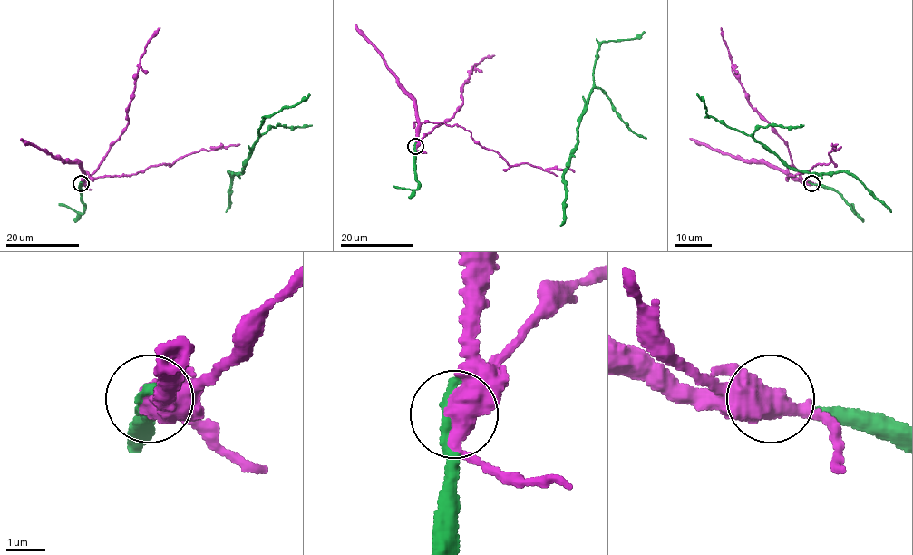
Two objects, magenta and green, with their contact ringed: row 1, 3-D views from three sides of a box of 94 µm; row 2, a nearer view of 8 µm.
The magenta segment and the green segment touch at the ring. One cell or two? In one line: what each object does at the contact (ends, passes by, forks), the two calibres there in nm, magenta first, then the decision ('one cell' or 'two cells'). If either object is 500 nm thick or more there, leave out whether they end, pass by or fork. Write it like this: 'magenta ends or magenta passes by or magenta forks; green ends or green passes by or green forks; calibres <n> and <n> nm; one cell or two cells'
calibres 550 and 280 nm; one cell

